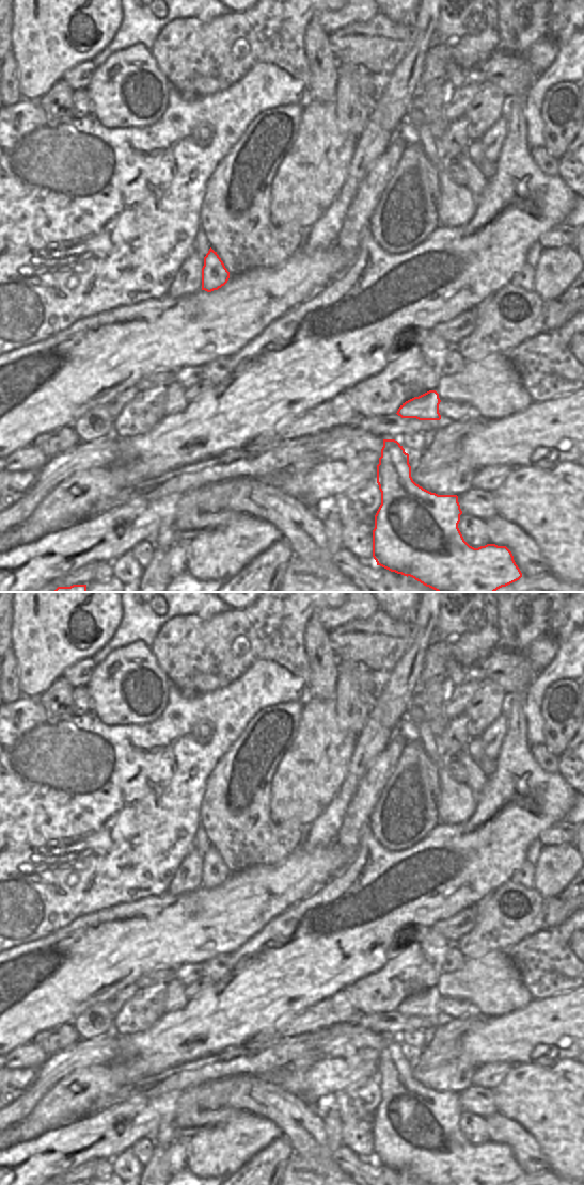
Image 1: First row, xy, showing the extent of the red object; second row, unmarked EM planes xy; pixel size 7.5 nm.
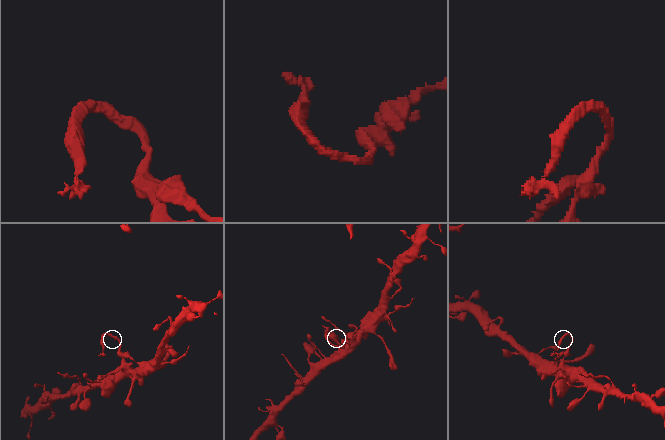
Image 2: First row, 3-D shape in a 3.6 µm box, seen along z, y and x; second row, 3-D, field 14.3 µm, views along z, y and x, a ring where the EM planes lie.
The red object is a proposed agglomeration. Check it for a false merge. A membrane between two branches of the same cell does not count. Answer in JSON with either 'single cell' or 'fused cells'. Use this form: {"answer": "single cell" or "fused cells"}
{"answer": "fused cells"}

